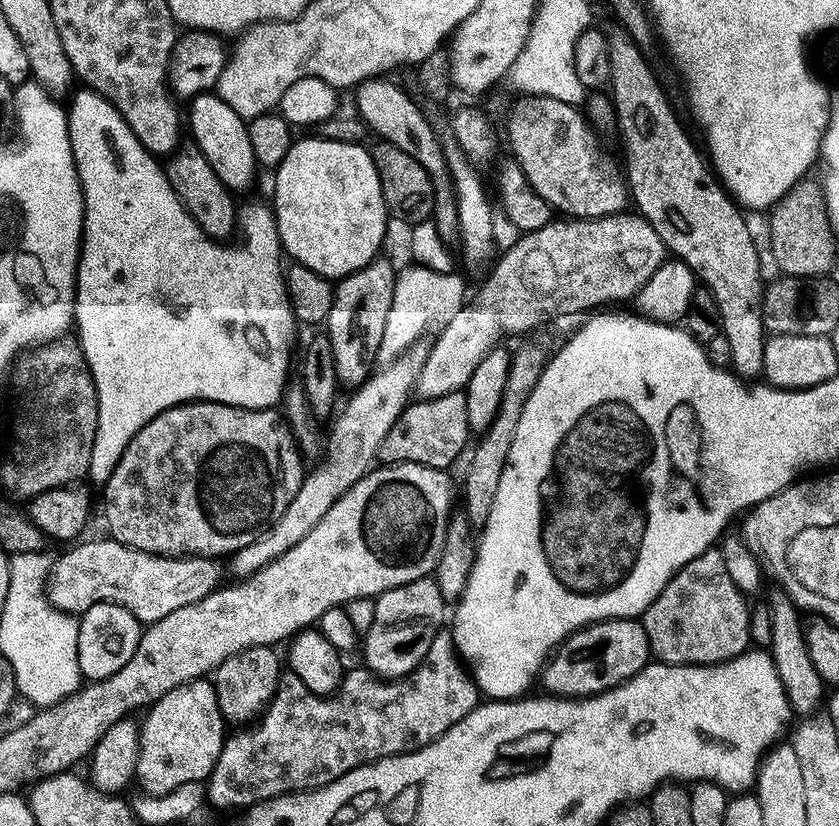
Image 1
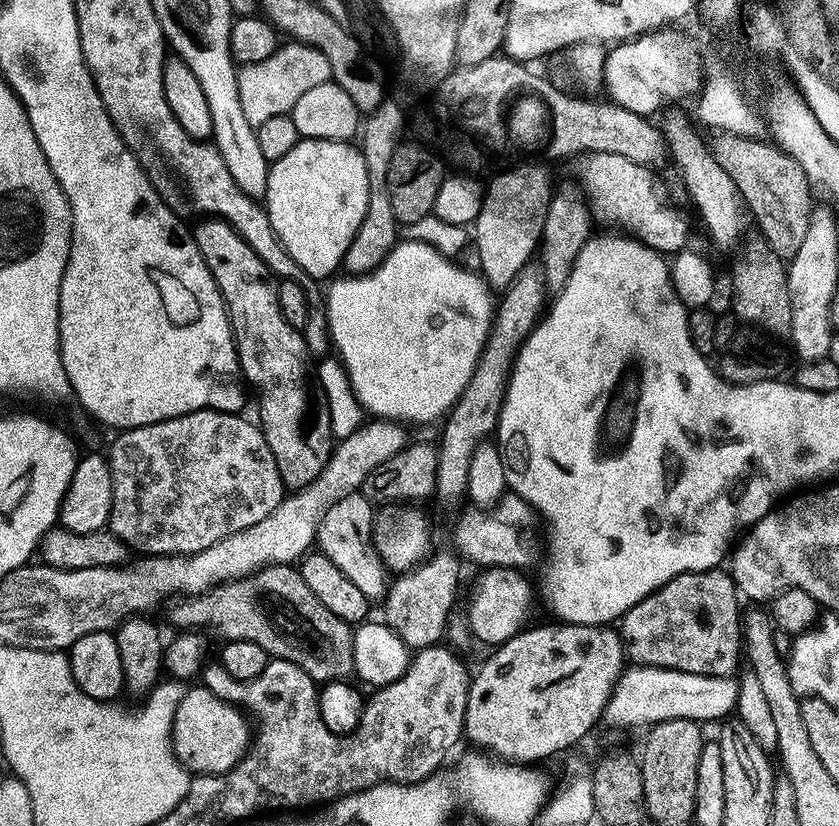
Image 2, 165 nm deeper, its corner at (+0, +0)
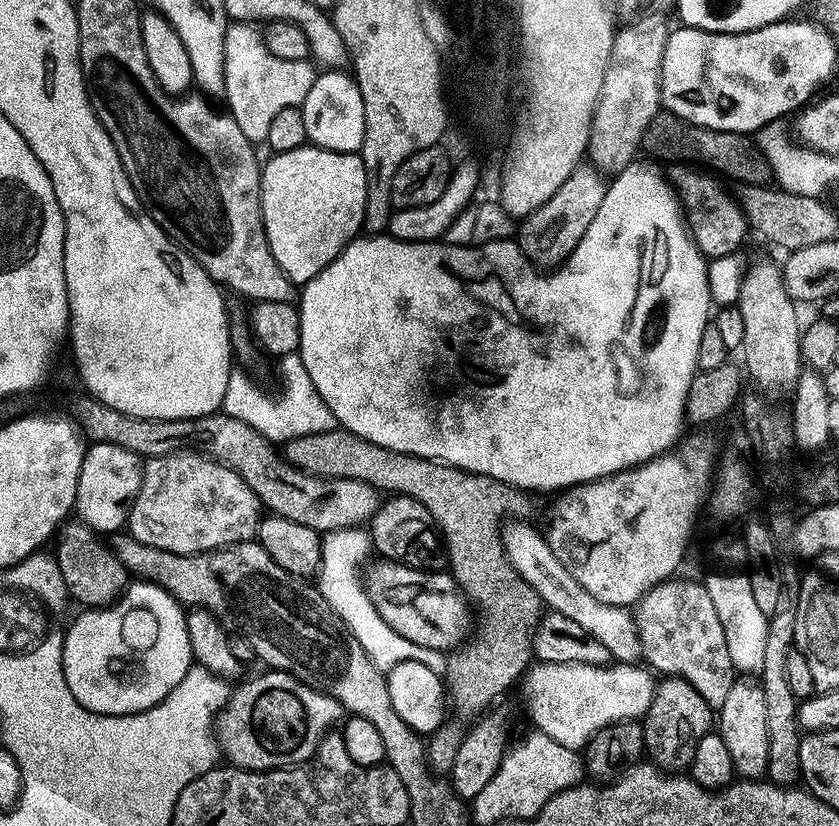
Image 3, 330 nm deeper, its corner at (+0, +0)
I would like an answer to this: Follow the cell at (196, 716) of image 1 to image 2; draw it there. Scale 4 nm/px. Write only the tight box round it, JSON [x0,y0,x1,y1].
[172,686,250,776]

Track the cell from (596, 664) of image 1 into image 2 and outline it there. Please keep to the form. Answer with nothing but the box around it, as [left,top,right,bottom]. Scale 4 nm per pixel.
[464,624,626,765]

